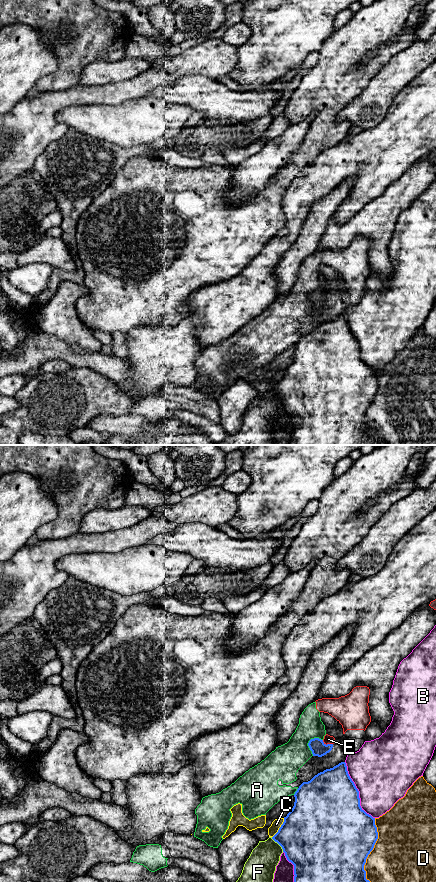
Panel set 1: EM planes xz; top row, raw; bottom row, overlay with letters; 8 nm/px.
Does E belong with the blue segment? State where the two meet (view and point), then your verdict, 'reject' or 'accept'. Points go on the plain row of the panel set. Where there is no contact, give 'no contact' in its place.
xz (327, 296) | reject

